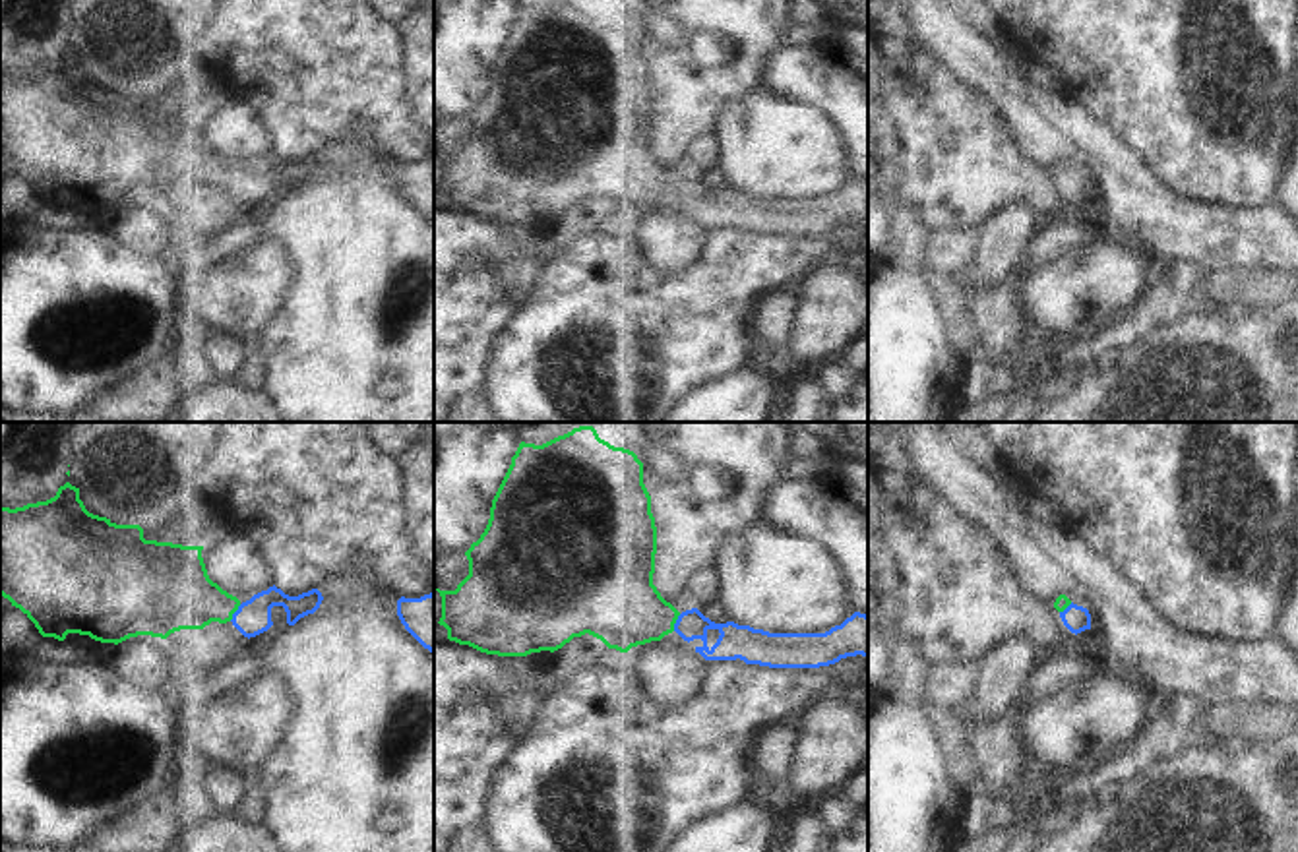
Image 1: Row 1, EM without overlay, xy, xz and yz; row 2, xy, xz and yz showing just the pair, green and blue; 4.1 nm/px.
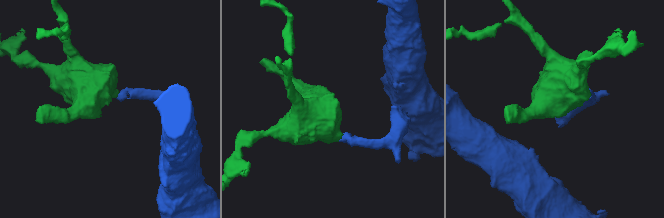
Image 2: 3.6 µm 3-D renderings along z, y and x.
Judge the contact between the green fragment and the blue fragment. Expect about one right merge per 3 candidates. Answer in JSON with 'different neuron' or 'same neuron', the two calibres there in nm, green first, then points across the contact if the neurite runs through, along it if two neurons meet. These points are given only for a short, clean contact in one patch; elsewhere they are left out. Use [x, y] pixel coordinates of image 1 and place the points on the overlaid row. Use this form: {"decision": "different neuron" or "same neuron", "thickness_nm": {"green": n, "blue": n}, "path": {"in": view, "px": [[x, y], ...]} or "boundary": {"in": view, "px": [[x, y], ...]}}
{"decision": "same neuron", "thickness_nm": {"green": 280, "blue": 140}, "path": {"in": "xy", "px": [[177, 595], [235, 610], [243, 616], [254, 616]]}}

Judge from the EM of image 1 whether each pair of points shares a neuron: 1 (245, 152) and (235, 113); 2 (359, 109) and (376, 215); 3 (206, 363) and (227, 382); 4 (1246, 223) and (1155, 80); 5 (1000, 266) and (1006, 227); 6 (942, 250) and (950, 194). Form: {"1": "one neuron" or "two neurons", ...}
{"1": "one neuron", "2": "two neurons", "3": "one neuron", "4": "two neurons", "5": "one neuron", "6": "two neurons"}

